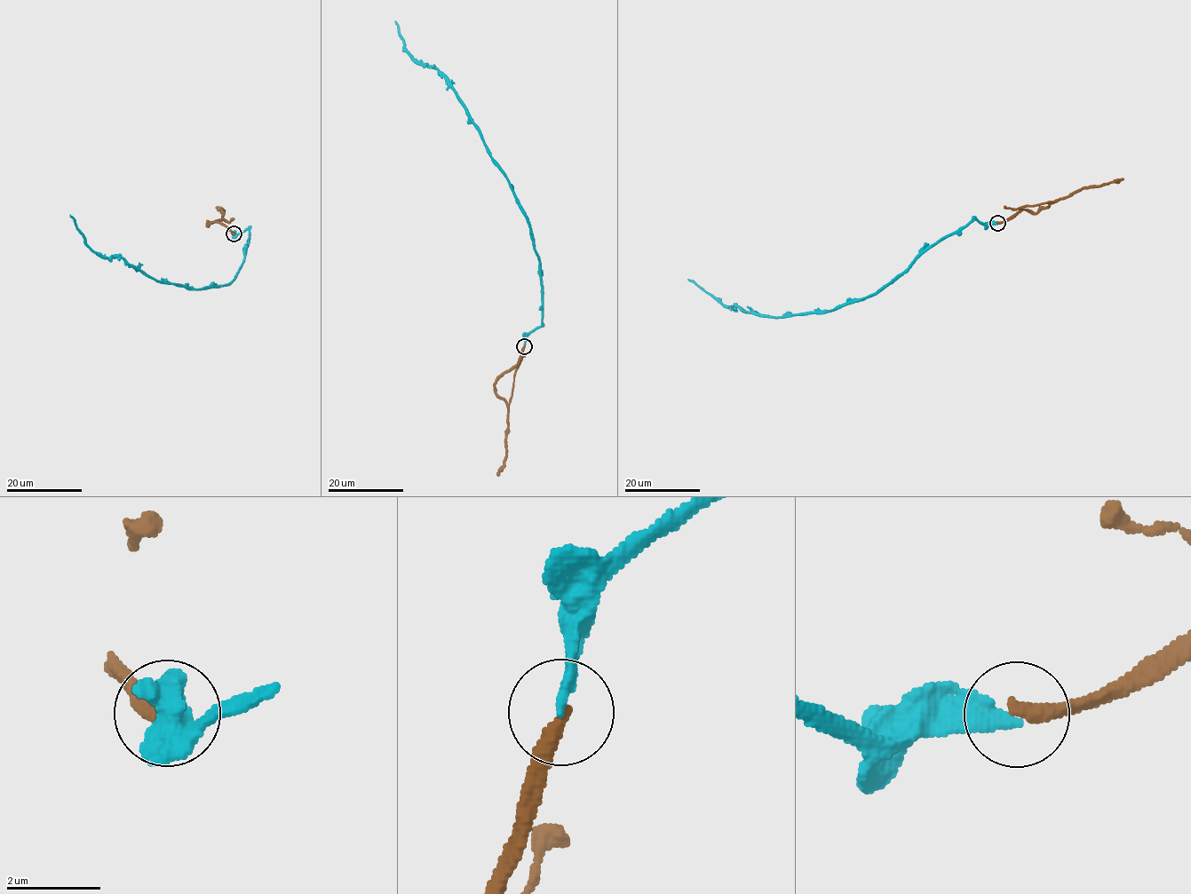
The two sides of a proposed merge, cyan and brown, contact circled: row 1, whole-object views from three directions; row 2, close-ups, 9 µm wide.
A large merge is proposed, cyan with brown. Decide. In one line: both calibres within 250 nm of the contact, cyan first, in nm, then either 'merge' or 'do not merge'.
300/320 nm | merge

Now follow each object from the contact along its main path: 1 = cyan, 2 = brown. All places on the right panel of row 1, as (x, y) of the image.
1: (996, 223), (969, 221), (929, 246), (876, 292), (826, 311), (761, 316), (738, 305), (725, 307), (688, 280)
2: (996, 223), (1010, 219), (1023, 209), (1033, 212), (1044, 209), (1055, 201), (1083, 188), (1099, 187), (1123, 178)

